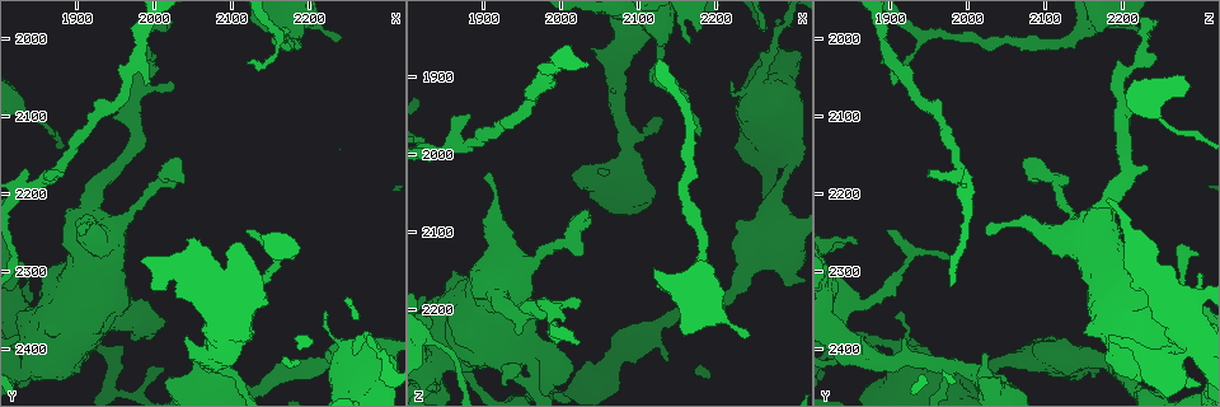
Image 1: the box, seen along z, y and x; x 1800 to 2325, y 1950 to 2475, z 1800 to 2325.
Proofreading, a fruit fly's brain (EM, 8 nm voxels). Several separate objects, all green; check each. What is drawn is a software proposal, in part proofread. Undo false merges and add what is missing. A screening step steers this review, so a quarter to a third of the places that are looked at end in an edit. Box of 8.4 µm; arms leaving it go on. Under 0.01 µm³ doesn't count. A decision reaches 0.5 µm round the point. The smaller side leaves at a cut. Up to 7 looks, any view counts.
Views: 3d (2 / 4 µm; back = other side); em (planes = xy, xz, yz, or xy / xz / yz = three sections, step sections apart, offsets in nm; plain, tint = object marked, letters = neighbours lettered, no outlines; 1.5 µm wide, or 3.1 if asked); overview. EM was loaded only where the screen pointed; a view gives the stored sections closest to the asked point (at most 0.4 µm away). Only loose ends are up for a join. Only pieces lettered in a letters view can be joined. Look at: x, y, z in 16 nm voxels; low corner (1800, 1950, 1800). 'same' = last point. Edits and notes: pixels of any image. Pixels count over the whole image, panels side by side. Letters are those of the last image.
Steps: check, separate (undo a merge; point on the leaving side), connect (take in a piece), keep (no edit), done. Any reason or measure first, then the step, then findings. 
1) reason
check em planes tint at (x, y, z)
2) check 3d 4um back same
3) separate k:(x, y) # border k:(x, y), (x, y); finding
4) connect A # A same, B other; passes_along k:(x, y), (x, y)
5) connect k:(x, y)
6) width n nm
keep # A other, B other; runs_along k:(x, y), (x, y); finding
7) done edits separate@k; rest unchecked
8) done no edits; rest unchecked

sudden change in width
check em planes letters at (2255, 2390, 1900)

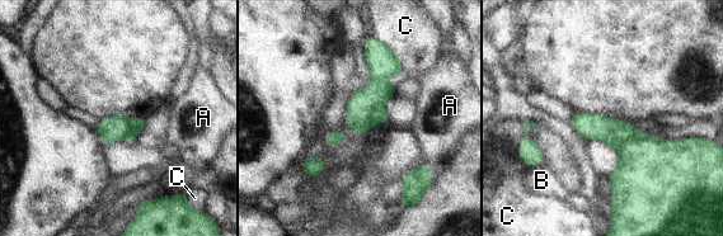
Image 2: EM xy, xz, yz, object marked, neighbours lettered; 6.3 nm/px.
separate 2:(358, 113) # A other, B other, C other; border 2:(384, 102), (372, 109), (371, 123); two neurons meet here

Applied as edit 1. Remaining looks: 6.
check overview

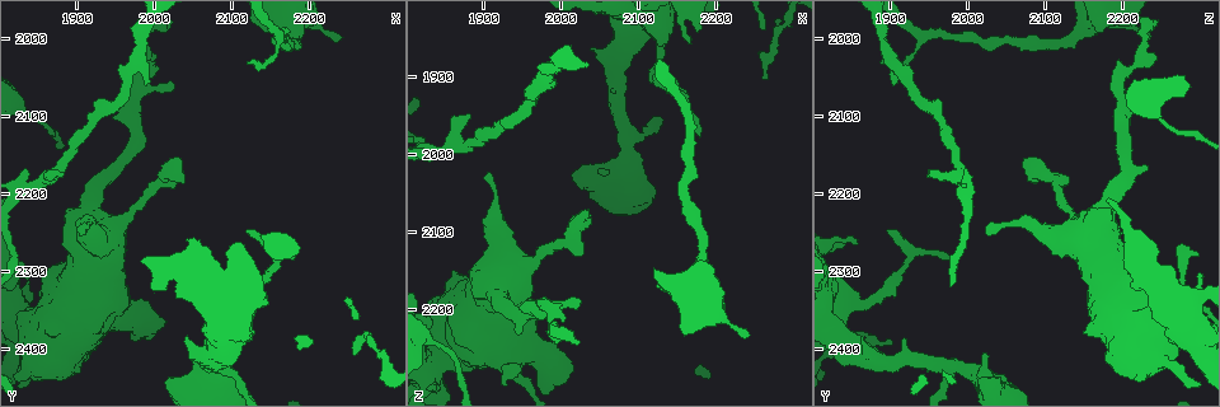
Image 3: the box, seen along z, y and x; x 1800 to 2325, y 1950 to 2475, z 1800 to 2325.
long arm stops here
check em planes letters at (2040, 2165, 2075)

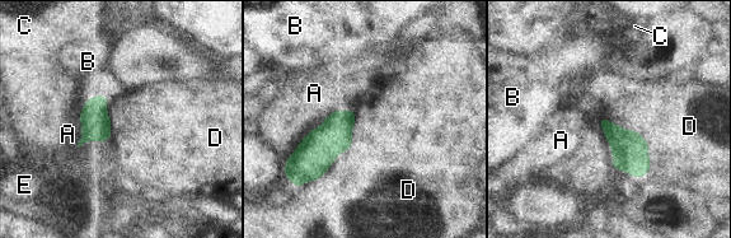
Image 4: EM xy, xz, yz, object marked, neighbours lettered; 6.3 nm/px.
width 150 nm; longest_contact D 600 nm
keep # A other, B other, C other, D other, E other; no lettered piece goes on from it

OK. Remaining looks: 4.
free end
check 3d 4um back at (1880, 2170, 1950)

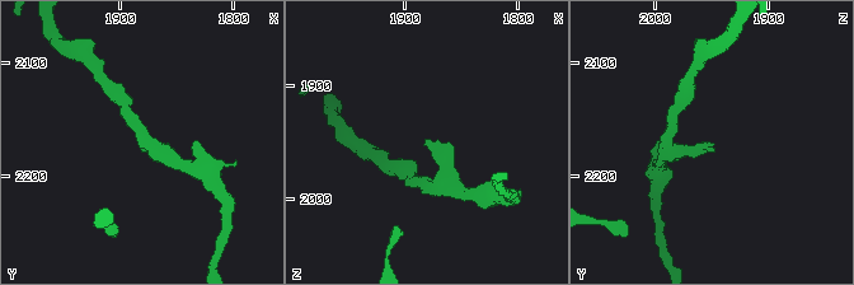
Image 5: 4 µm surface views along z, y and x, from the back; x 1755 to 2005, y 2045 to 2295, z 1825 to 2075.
check em planes letters at (1878, 2176, 1946)

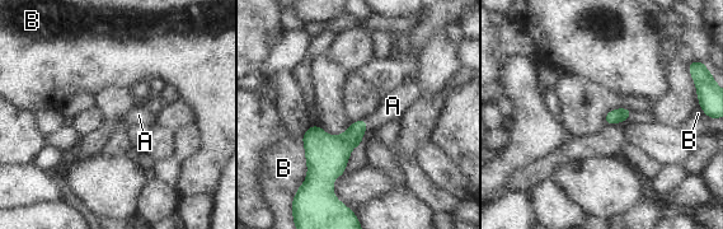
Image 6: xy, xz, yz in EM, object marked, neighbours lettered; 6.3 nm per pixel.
connect 6:(393, 106) # A same, B other; passes_along 6:(334, 150), (366, 127), (393, 106); it goes on there

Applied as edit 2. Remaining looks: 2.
done edits separate@2, connect@6; rest unchecked

